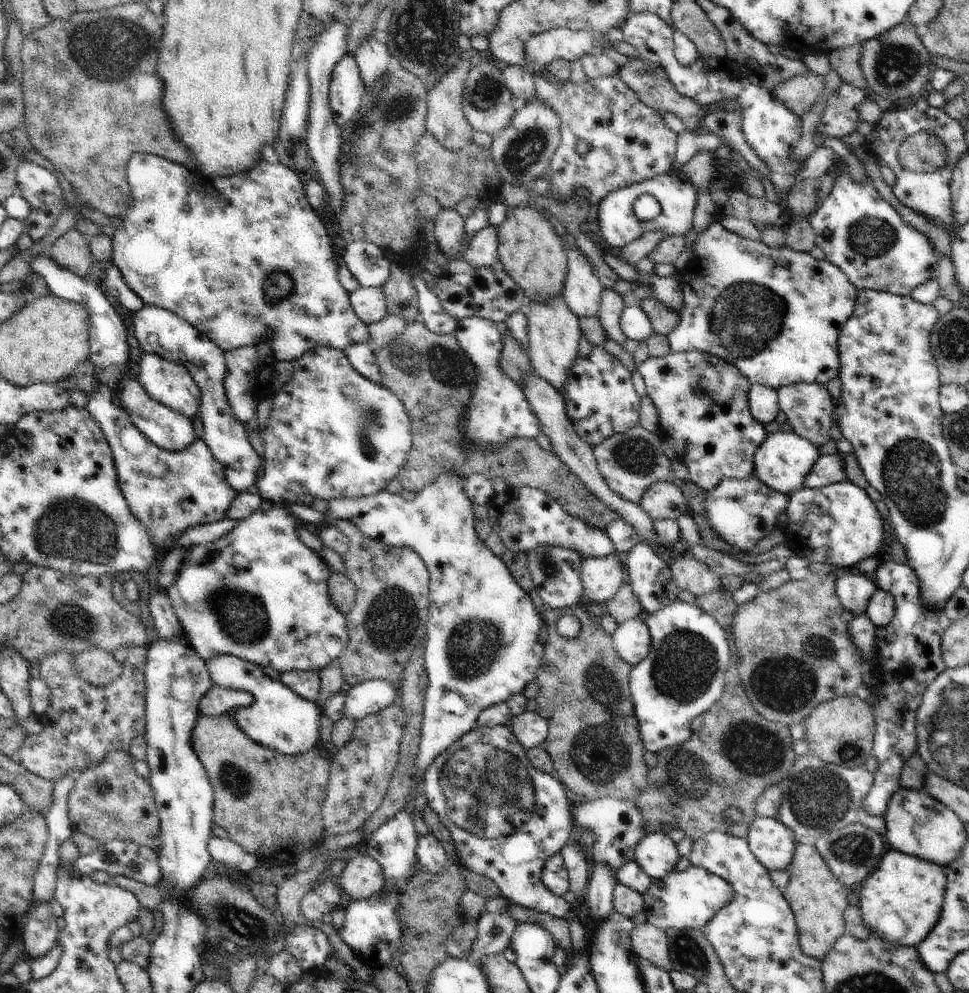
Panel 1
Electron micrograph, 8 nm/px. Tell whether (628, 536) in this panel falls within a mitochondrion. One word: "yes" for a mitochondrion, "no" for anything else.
no

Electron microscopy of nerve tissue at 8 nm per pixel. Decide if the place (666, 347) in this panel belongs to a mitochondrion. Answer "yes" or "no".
no

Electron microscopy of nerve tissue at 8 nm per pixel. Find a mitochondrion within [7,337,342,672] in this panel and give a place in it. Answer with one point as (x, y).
(72, 529)

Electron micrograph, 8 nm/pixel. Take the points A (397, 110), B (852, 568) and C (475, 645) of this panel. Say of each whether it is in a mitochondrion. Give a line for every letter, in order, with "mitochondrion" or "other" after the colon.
A: mitochondrion
B: other
C: mitochondrion

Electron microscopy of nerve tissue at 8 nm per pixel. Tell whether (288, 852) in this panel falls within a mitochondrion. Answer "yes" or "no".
no

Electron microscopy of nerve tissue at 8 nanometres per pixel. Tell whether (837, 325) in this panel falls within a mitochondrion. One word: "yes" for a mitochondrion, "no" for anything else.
no

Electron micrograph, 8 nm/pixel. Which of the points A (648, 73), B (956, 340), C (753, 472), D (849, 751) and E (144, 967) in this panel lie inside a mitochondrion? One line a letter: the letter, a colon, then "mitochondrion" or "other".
A: mitochondrion
B: mitochondrion
C: other
D: mitochondrion
E: other

